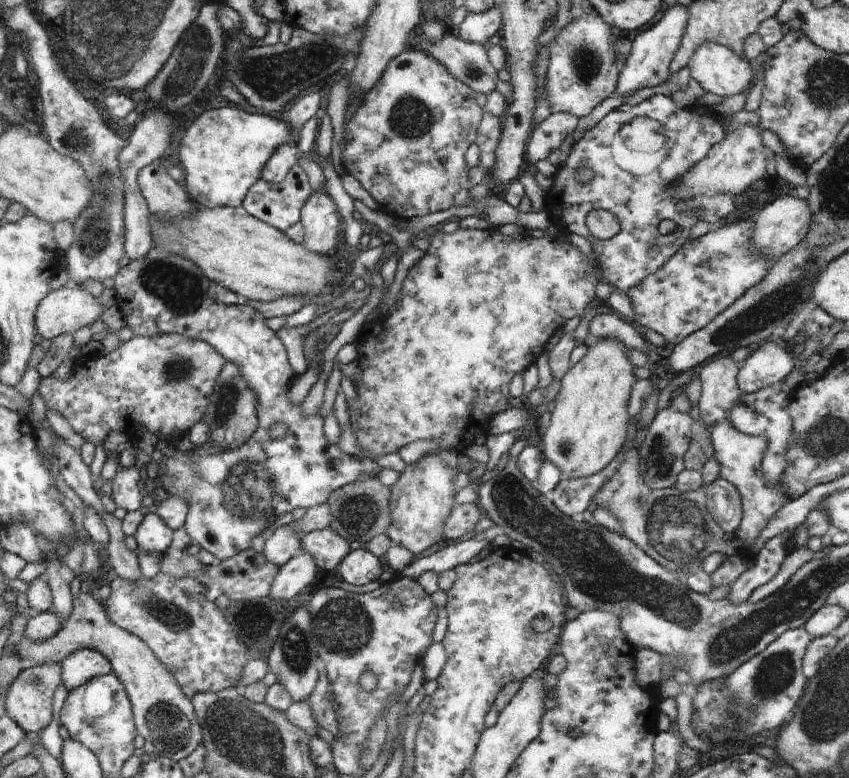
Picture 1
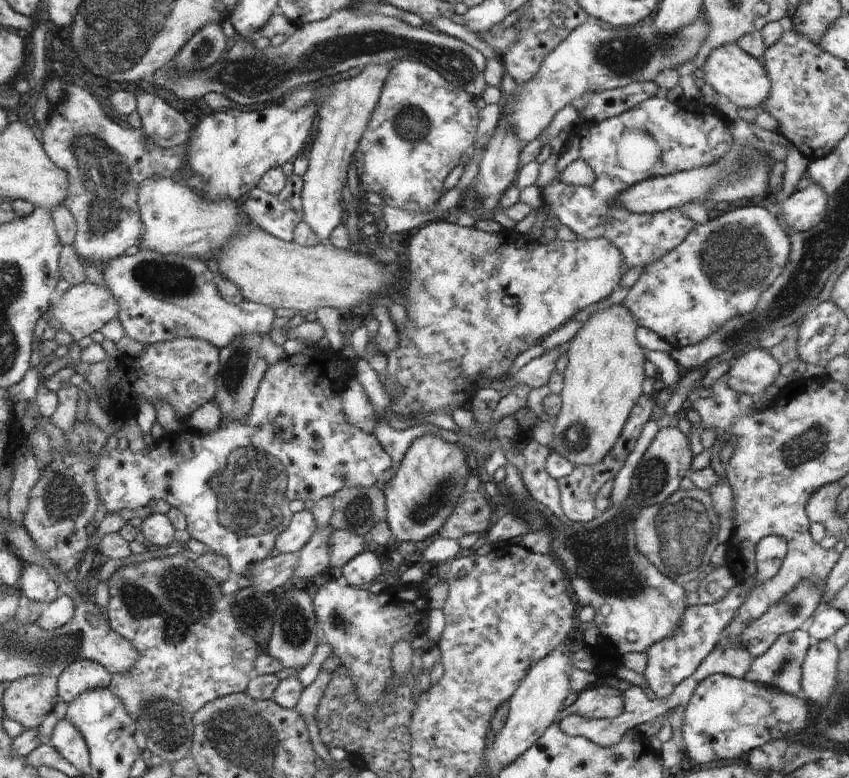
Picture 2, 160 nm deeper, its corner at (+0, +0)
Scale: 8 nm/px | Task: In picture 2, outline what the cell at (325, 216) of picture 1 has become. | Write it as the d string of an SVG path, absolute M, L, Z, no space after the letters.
M391 63L368 64L358 76L334 82L320 104L318 134L307 159L301 204L303 221L312 228L321 243L328 243L333 230L345 222L346 210L342 201L342 189L347 184L348 167L356 153L358 140L362 138L368 120L380 99L379 94L388 77Z

